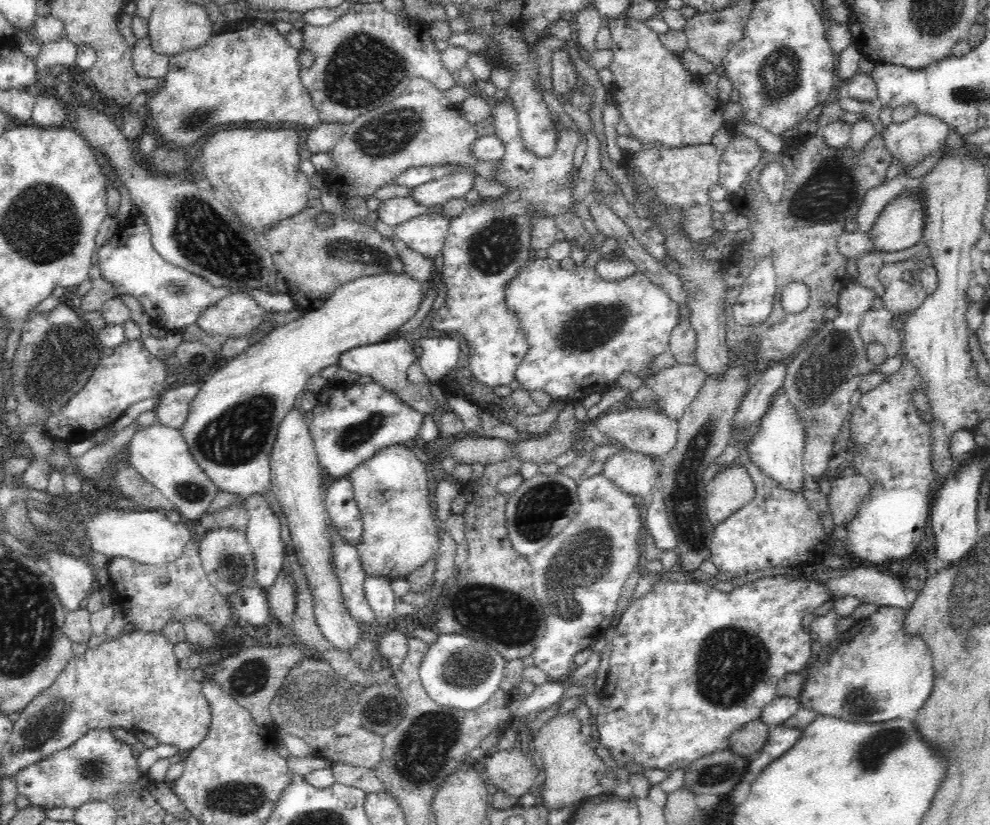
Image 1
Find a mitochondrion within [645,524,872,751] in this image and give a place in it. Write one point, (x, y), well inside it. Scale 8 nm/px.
(730, 655)

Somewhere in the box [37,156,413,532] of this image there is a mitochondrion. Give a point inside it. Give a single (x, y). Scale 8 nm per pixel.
(211, 242)

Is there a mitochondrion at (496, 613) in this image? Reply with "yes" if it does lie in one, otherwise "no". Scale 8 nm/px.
yes

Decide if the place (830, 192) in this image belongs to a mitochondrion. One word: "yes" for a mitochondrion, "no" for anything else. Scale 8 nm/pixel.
yes

